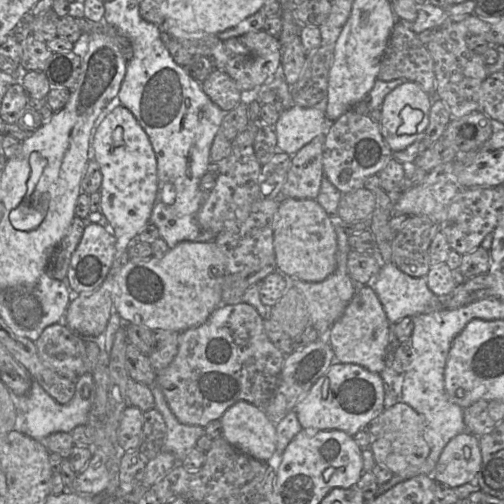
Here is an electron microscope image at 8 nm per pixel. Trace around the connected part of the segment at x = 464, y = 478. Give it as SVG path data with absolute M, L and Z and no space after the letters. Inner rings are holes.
M464 431L445 446L432 477L437 483L451 488L473 483L476 481L481 461L479 438Z

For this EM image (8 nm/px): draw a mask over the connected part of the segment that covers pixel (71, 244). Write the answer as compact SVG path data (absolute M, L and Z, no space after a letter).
M76 215L50 257L47 266L47 272L50 276L61 281L66 279L72 255L79 245L84 228L85 220Z

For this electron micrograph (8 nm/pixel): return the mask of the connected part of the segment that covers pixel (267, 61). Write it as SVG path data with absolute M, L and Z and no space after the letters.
M262 30L222 41L213 50L211 59L217 69L228 73L242 91L251 91L258 89L277 74L282 50L278 39Z

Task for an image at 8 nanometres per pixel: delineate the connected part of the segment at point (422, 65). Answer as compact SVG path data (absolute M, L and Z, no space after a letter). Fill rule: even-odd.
M395 15L395 25L388 39L385 51L380 61L377 79L382 81L393 81L406 79L420 85L420 87L431 97L436 93L436 77L434 61L427 48L417 37L411 28L412 24L399 21Z

